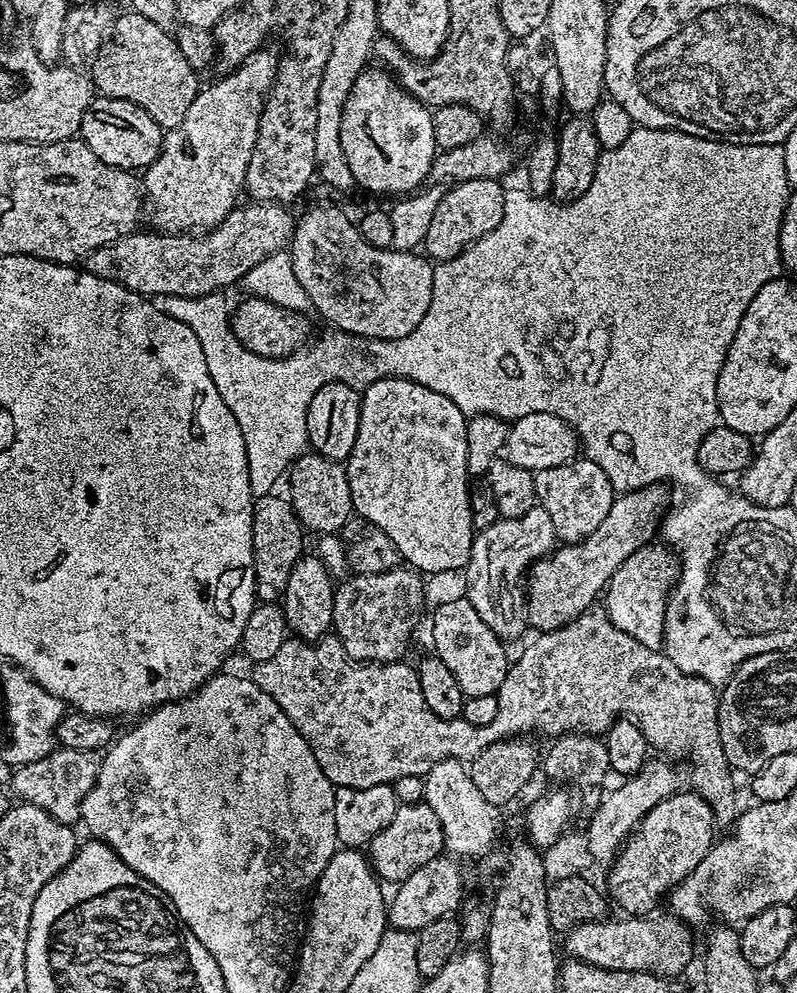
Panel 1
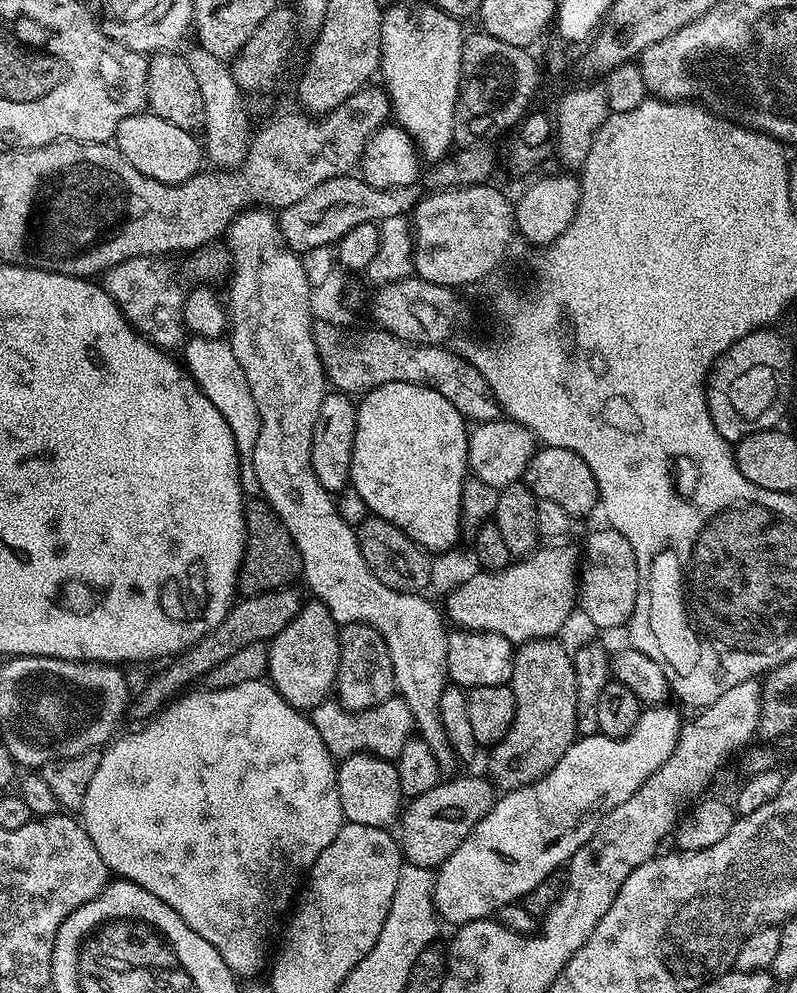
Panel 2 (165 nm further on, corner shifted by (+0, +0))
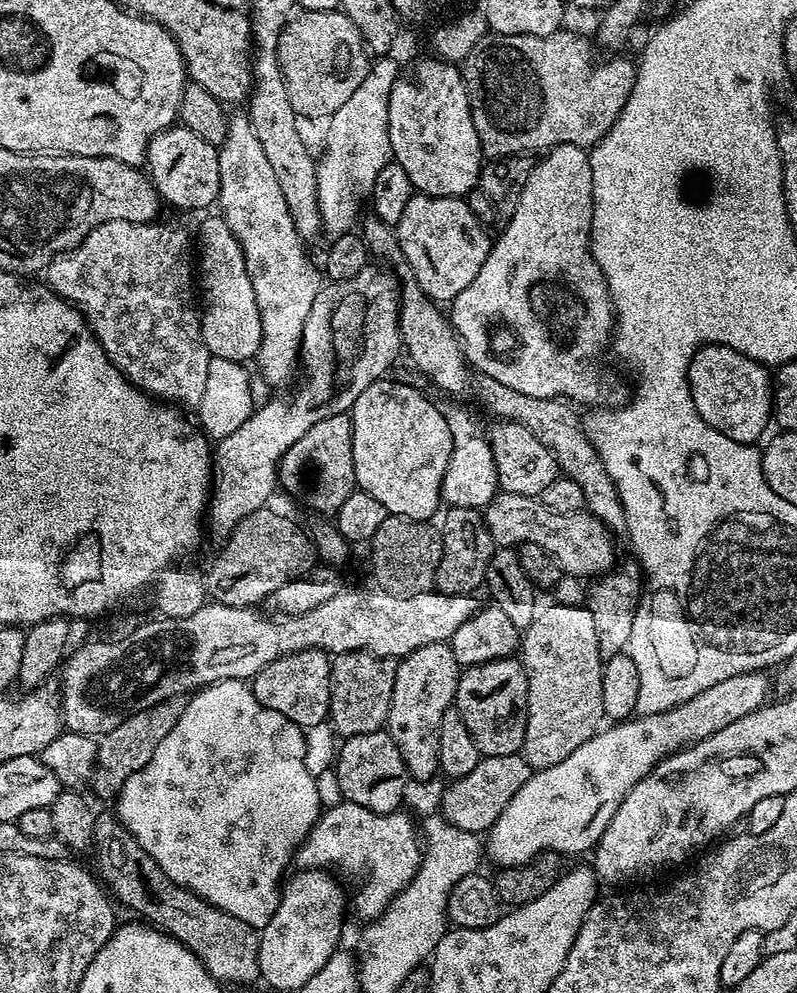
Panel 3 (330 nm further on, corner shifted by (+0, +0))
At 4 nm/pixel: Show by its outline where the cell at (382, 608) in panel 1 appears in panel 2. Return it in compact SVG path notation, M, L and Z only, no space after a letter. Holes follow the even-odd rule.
M366 624L343 625L340 628L340 665L334 685L341 706L350 712L365 712L393 699L396 691L394 666L382 634Z

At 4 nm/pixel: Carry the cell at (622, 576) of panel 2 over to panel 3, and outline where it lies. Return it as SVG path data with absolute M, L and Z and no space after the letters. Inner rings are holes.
M500 492L483 509L482 515L484 525L496 546L536 544L546 550L546 554L559 566L561 573L599 578L617 563L616 548L612 545L613 533L607 524L587 510L574 514L554 514L546 510L546 506L537 497Z

